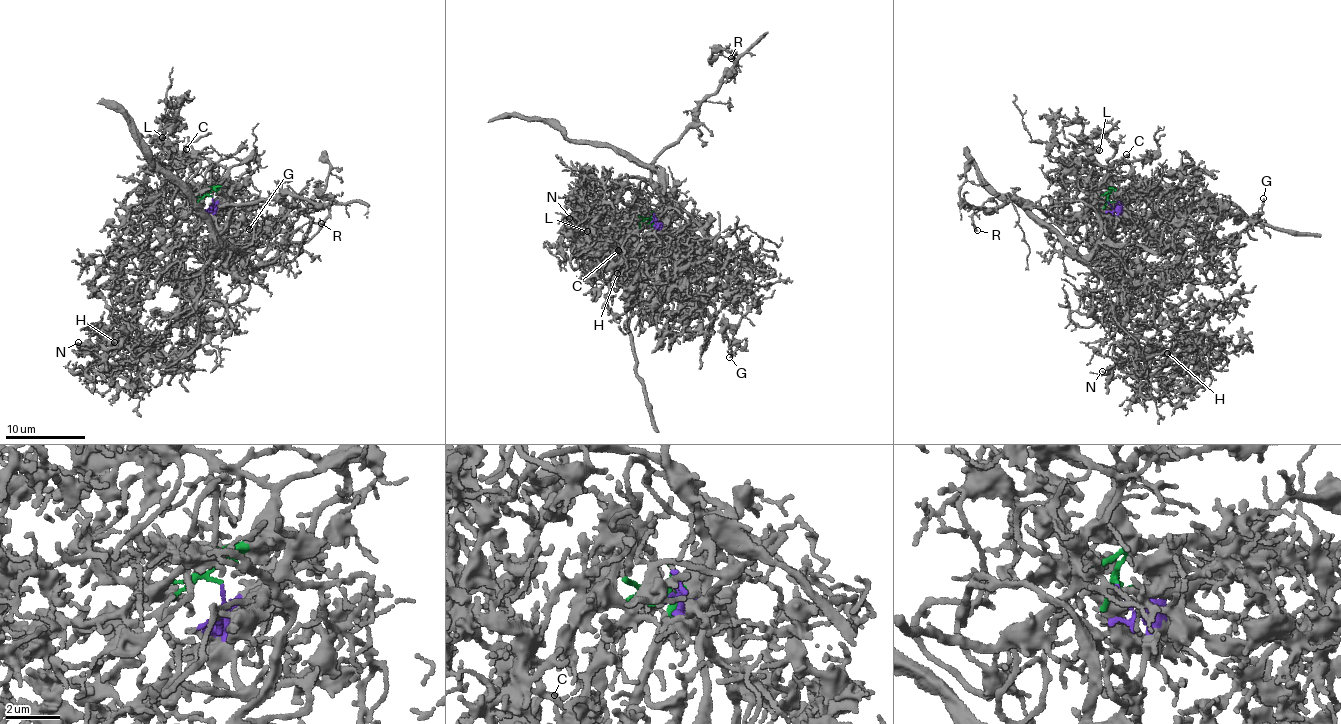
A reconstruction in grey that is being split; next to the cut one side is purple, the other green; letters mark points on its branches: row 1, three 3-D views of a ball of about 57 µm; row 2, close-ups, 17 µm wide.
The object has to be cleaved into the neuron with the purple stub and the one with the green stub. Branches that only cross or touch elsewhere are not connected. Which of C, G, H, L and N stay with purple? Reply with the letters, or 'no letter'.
G, H, L, N

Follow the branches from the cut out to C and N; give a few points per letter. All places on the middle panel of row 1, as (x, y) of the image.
C: (652, 218), (648, 219), (657, 219), (646, 223), (630, 242), (618, 249)
N: (652, 218), (665, 214), (639, 206), (587, 231), (592, 247), (594, 217), (569, 217)

